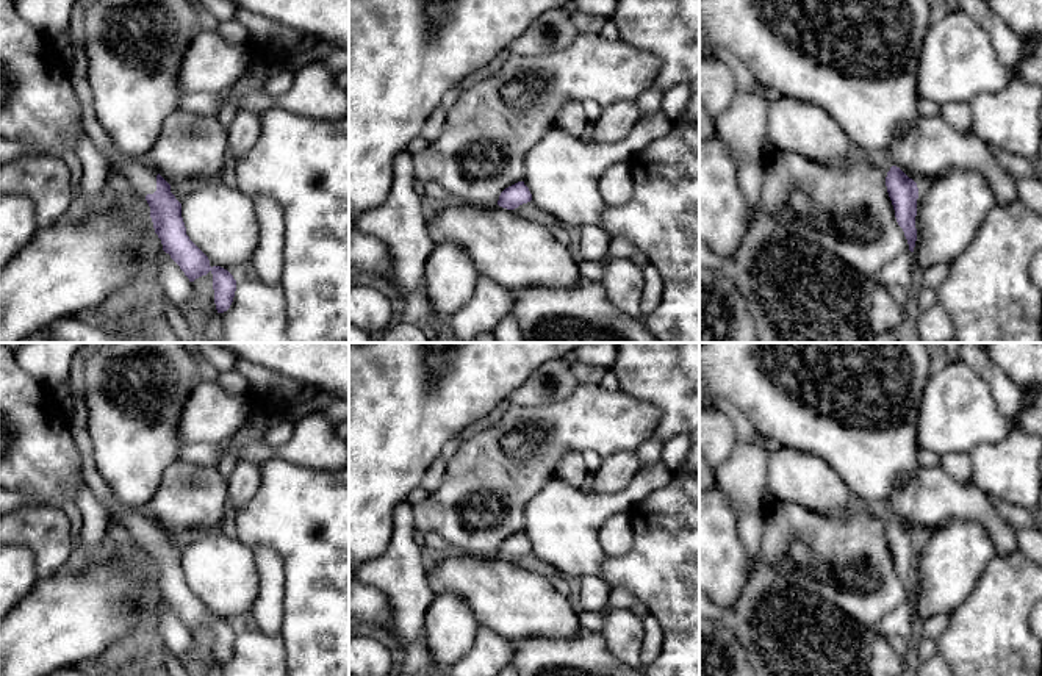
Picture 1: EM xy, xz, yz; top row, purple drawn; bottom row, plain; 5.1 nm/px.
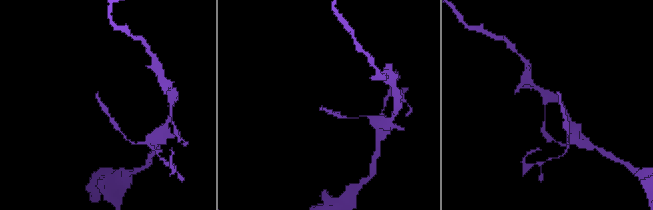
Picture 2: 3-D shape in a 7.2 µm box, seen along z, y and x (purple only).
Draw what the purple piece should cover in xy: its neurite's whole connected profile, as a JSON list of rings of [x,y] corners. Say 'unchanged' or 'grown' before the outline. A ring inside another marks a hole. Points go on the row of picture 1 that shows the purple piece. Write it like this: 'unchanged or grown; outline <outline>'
grown; outline [[[78,0],[75,17],[70,23],[69,39],[75,52],[75,61],[69,66],[72,86],[83,108],[83,130],[92,139],[100,153],[128,178],[135,191],[150,207],[155,233],[161,239],[163,250],[180,266],[189,282],[213,274],[214,304],[217,313],[230,308],[236,280],[221,268],[210,266],[208,257],[189,239],[181,218],[181,203],[171,192],[171,185],[146,160],[124,156],[110,139],[97,119],[92,91],[88,83],[88,58],[84,52],[84,11],[89,0]]]

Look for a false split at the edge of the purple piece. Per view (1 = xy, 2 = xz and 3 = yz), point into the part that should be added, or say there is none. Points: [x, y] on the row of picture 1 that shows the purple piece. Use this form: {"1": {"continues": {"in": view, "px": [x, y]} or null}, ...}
{"1": {"continues": {"in": "xy", "px": [143, 177]}}, "2": {"continues": null}, "3": {"continues": null}}

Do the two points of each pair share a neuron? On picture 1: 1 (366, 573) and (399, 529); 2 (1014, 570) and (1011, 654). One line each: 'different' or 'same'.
1: same
2: same

